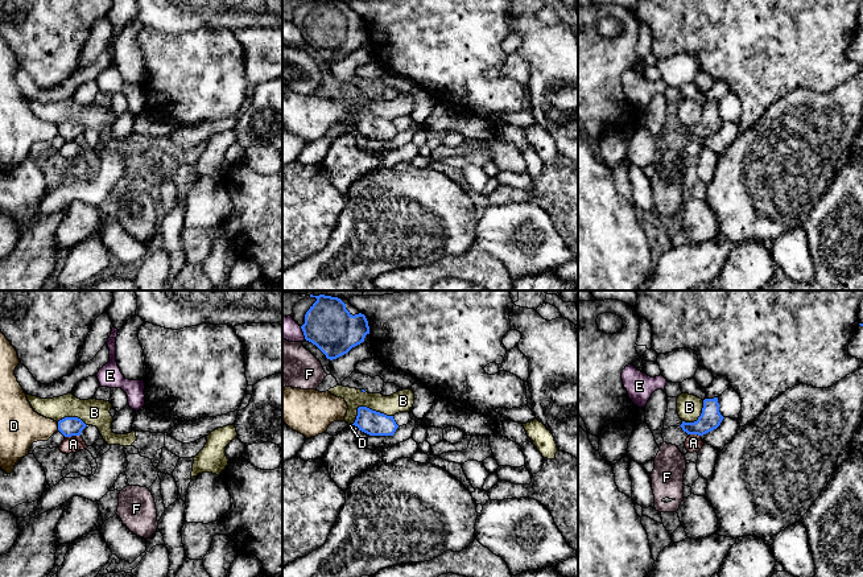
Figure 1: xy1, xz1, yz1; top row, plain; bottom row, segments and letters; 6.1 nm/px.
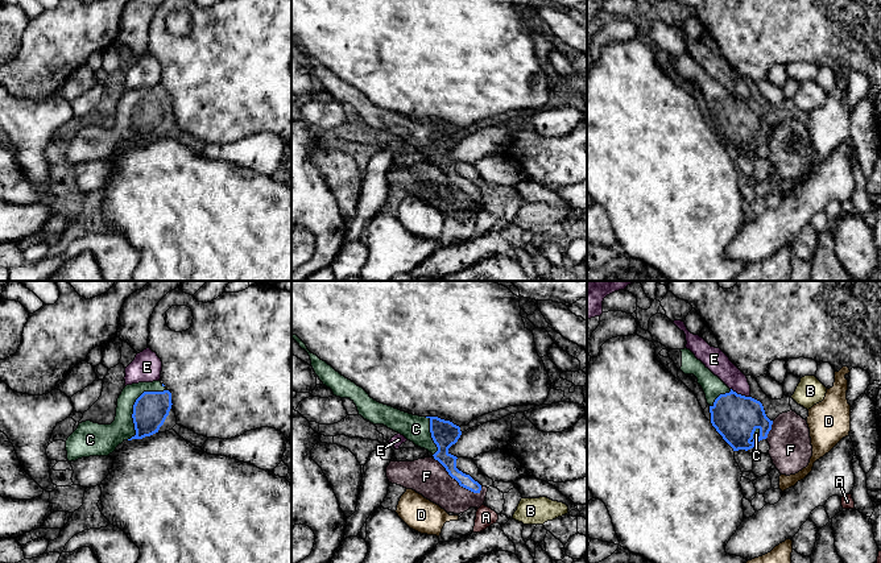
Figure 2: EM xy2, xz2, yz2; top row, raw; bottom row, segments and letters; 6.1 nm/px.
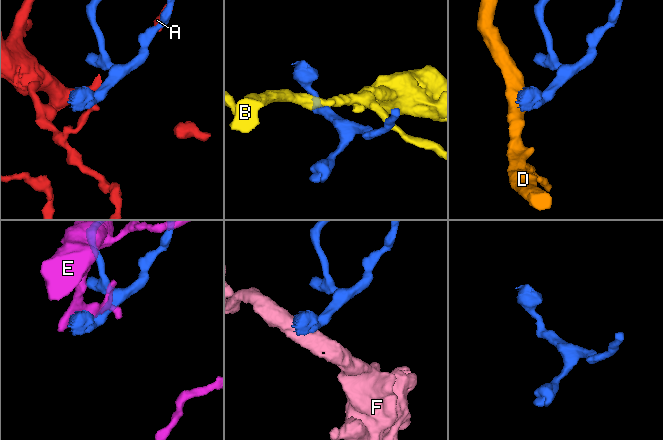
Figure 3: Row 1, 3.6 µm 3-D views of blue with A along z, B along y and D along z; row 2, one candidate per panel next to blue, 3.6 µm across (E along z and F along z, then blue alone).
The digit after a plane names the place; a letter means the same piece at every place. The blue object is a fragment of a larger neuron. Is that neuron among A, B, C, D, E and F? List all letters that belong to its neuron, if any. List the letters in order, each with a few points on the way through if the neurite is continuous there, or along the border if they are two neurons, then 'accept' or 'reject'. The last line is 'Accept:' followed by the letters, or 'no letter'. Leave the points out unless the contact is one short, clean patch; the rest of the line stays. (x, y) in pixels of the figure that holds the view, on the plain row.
A: border along xy1 (79, 139), (65, 141); reject
B: border along xz1 (392, 120), (359, 111), (352, 128); reject
C: accept
D: border along xy1 (57, 127), (58, 134); reject
E: border along yz2 (731, 92), (749, 102); reject
F: border along xz2 (434, 162), (460, 190), (474, 197), (480, 197); reject
Accept: C

